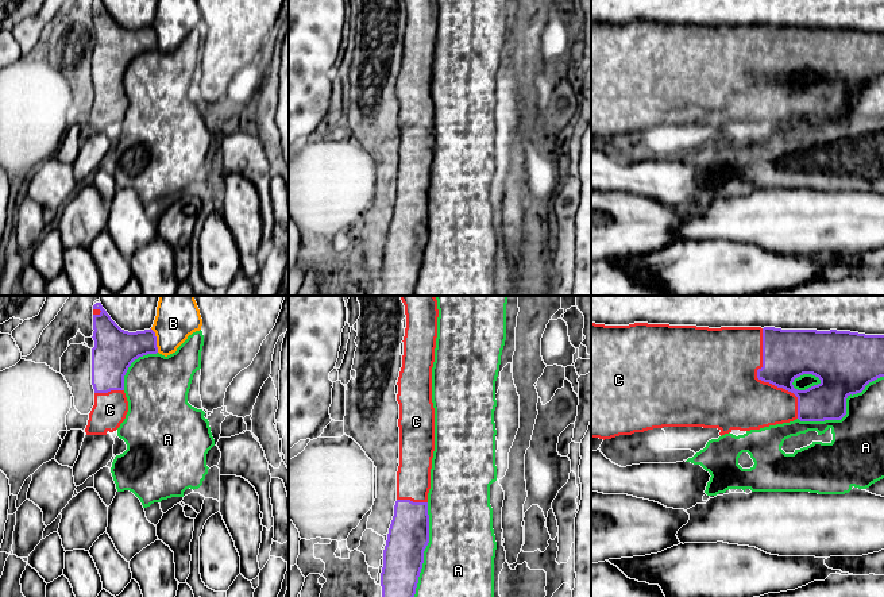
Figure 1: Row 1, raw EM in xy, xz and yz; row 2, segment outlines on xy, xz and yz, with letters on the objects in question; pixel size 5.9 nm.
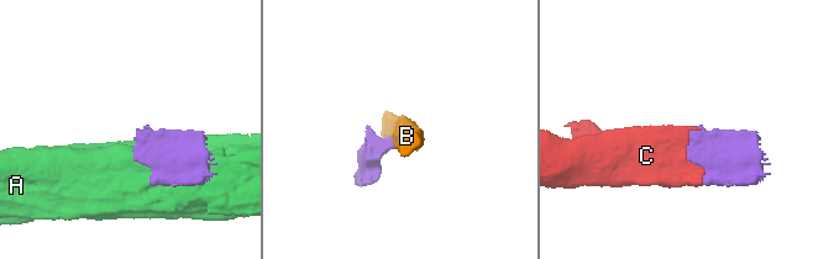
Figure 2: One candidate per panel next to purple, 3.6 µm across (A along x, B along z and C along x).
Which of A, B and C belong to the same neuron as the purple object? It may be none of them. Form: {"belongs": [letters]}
{"belongs": ["C"]}

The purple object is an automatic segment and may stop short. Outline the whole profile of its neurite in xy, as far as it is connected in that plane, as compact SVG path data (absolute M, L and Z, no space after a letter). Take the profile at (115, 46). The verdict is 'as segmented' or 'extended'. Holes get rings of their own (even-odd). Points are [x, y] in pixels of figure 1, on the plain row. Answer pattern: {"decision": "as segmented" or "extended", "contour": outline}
{"decision": "extended", "contour": "M93 3L92 82L94 103L89 111L86 132L107 132L116 128L128 109L124 73L139 54L157 51L157 34L150 27L121 27L103 5Z"}

